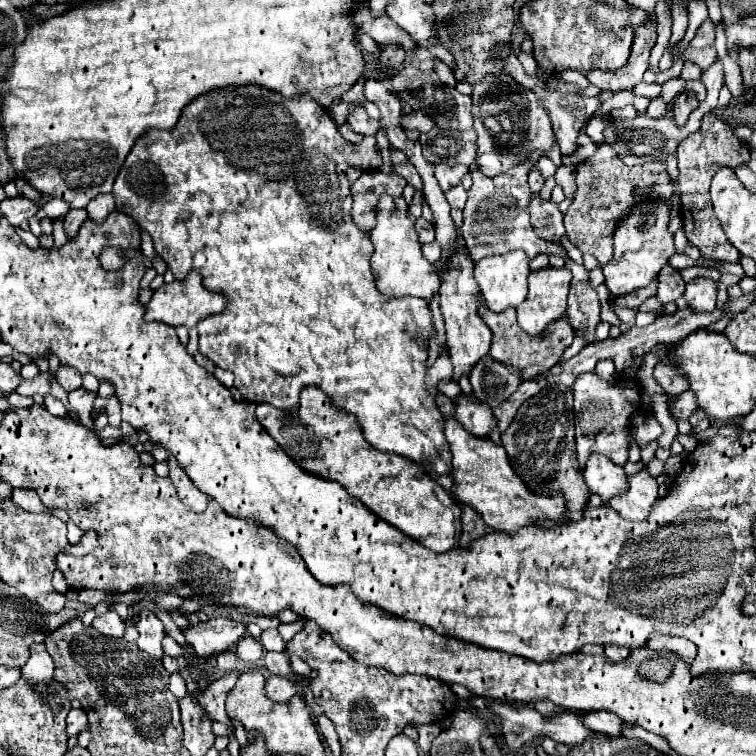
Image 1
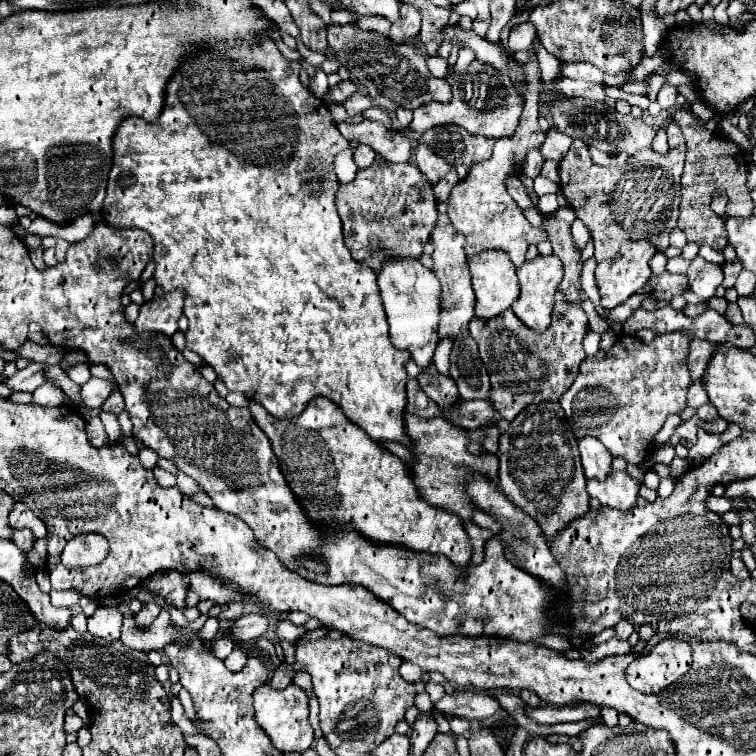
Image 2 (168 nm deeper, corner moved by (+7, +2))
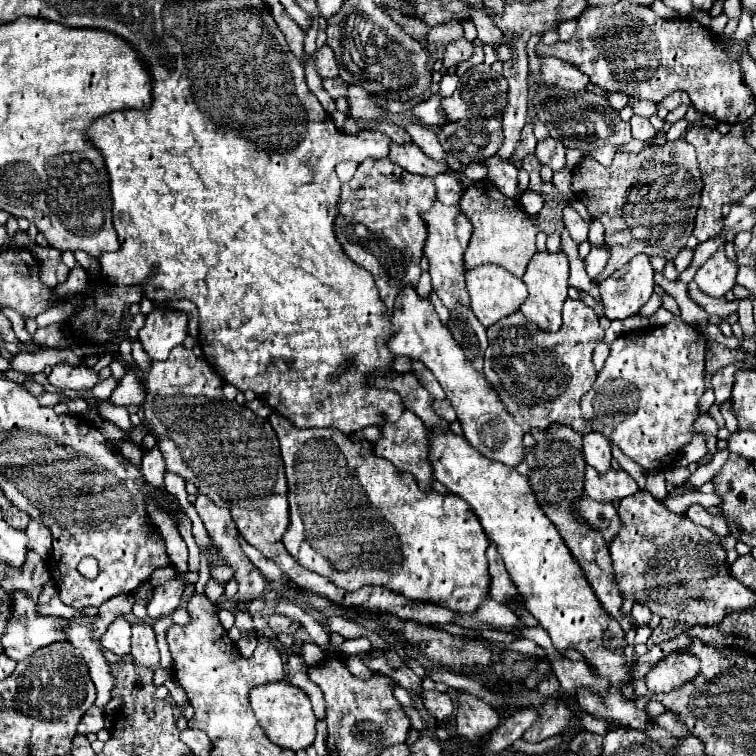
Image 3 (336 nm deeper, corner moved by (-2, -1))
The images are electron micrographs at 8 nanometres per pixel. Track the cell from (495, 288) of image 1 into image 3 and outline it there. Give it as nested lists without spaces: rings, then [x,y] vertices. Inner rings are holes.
[[[484,263],[480,267],[466,271],[466,285],[468,285],[470,301],[472,301],[470,309],[474,311],[474,315],[480,319],[480,323],[484,327],[490,327],[496,321],[500,321],[502,317],[508,317],[514,311],[518,311],[520,305],[528,297],[528,289],[524,285],[524,281],[520,277],[512,275],[510,271],[502,269],[500,265],[494,265],[494,263]]]

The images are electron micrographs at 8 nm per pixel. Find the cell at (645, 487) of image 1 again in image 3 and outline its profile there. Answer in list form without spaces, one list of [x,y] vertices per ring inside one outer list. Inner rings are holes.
[[[586,467],[584,475],[586,495],[594,501],[620,501],[638,491],[636,481],[624,469],[610,469],[606,473],[598,473],[592,467]]]

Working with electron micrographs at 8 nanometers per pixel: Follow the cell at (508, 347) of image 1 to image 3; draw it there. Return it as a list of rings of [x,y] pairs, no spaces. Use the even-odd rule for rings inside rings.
[[[566,299],[564,309],[562,309],[564,323],[560,331],[556,333],[546,333],[538,327],[526,325],[510,325],[510,321],[500,321],[488,329],[488,351],[484,355],[484,375],[486,381],[490,381],[492,389],[498,393],[500,401],[506,405],[508,413],[514,417],[516,423],[524,425],[528,423],[532,429],[546,429],[550,423],[566,423],[580,431],[582,435],[590,433],[588,421],[580,415],[580,397],[592,389],[594,379],[596,379],[596,369],[592,363],[592,351],[596,343],[604,337],[604,331],[598,325],[598,315],[594,313],[592,307],[588,307],[584,301],[576,299]]]

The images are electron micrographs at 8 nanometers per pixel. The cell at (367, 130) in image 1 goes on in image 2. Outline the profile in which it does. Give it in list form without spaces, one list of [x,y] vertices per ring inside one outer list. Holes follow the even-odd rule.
[[[337,122],[337,128],[347,140],[359,140],[361,144],[371,146],[375,154],[383,156],[387,162],[407,162],[411,156],[411,140],[401,132],[387,130],[381,122]]]

